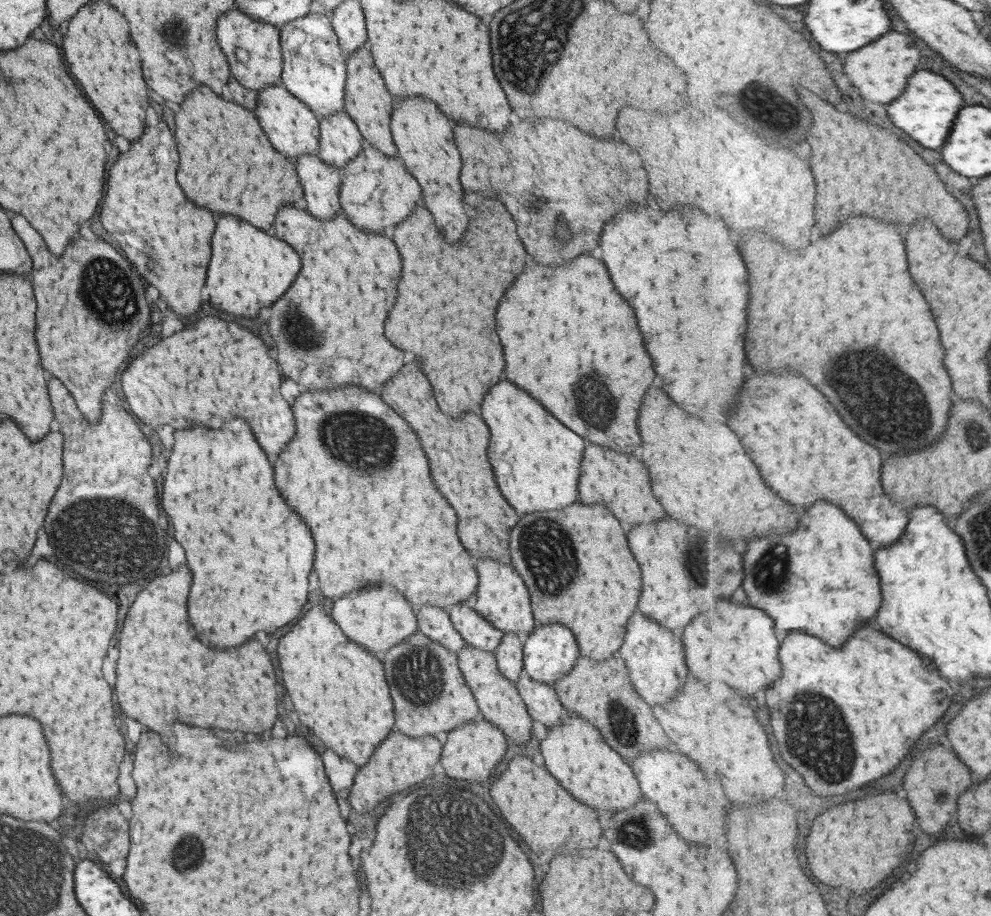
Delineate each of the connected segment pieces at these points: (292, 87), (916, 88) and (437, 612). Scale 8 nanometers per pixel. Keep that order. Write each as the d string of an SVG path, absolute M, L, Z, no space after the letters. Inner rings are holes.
M310 12L280 27L283 56L281 82L290 94L304 103L318 118L344 110L347 58L343 54L331 17Z
M922 70L922 72L916 72L916 78L912 78L912 86L908 94L892 102L888 110L896 126L904 130L904 133L908 133L926 148L942 150L943 146L950 141L950 136L958 124L959 115L967 106L962 92L946 76Z
M424 606L416 614L417 630L424 636L436 640L450 652L460 652L466 645L462 635L454 628L451 618L436 606Z

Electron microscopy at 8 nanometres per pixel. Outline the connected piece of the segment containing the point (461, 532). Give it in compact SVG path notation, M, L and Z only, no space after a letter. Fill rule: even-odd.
M418 362L404 366L400 374L382 388L382 398L388 402L388 406L392 404L394 410L416 430L430 460L430 470L436 486L458 514L458 536L462 546L478 558L492 556L494 548L498 548L500 560L510 563L510 533L512 526L516 526L519 520L496 486L486 456L490 432L482 416L468 414L462 420L452 420L442 414L436 406L430 382L426 380ZM486 534L490 534L490 538L486 538Z

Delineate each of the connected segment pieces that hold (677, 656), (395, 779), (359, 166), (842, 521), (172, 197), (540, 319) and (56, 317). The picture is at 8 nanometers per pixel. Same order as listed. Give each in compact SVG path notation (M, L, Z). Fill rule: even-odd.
M636 612L628 622L628 632L626 632L620 654L630 672L632 686L636 688L640 698L646 700L650 706L666 704L668 700L672 700L678 694L678 690L686 682L688 668L684 664L682 640L640 612Z
M390 732L388 738L376 748L370 762L358 770L354 786L350 790L352 808L356 812L370 812L378 806L378 802L386 800L386 796L408 790L414 784L430 778L430 774L434 770L434 764L439 762L443 742L443 738L439 736L408 738L404 734Z
M365 144L361 153L346 164L339 169L341 178L339 203L344 214L352 218L352 224L370 232L384 232L388 226L396 226L402 220L406 220L406 216L412 214L420 198L420 186L412 178L412 174L408 174L406 168L398 164L396 158L388 158L387 154L374 146ZM394 202L396 202L396 216L394 216Z
M818 502L810 510L810 514L804 516L804 518L806 520L802 520L798 534L792 534L792 536L768 536L764 540L754 540L750 544L750 552L748 552L748 560L746 560L746 576L748 578L744 582L744 588L750 594L754 606L760 606L762 610L768 610L768 614L772 614L772 618L776 619L778 630L788 630L789 633L792 630L807 630L808 634L819 636L826 643L836 648L842 647L858 632L858 628L867 624L867 622L877 620L876 612L879 614L882 611L884 604L884 594L882 594L883 579L877 566L877 553L874 553L874 548L872 548L870 540L864 536L862 528L842 508L838 508L838 506L830 504L830 502Z
M158 122L154 128L146 128L142 138L132 144L130 152L124 152L120 160L112 166L104 196L104 218L102 226L118 240L124 240L126 250L120 250L130 264L152 284L160 290L160 298L170 306L172 312L180 316L194 316L200 310L200 294L206 280L206 268L210 262L210 240L214 234L214 214L210 210L196 208L192 202L186 200L178 182L178 152L174 144L174 136L166 122Z
M584 254L560 268L526 266L500 300L496 330L504 346L508 380L532 394L532 398L564 422L564 426L590 442L618 452L634 452L642 444L638 434L638 410L656 374L644 350L634 310L614 290L608 270L600 260Z
M12 216L12 226L16 234L24 240L24 246L32 258L32 284L34 294L38 302L36 312L36 342L40 350L40 362L42 366L56 378L64 382L64 386L74 396L80 412L86 420L96 424L102 416L102 392L110 386L112 378L116 378L116 372L128 364L128 356L134 356L134 348L138 344L138 336L142 328L150 324L150 306L144 298L144 284L142 278L128 260L124 260L110 244L98 240L88 242L84 238L74 238L68 244L68 252L62 258L56 258L50 254L48 248L44 248L44 240L36 230L22 218Z

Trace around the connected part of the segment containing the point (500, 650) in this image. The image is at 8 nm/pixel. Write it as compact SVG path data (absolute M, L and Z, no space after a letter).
M512 632L504 633L494 654L499 671L516 684L523 671L523 639Z

